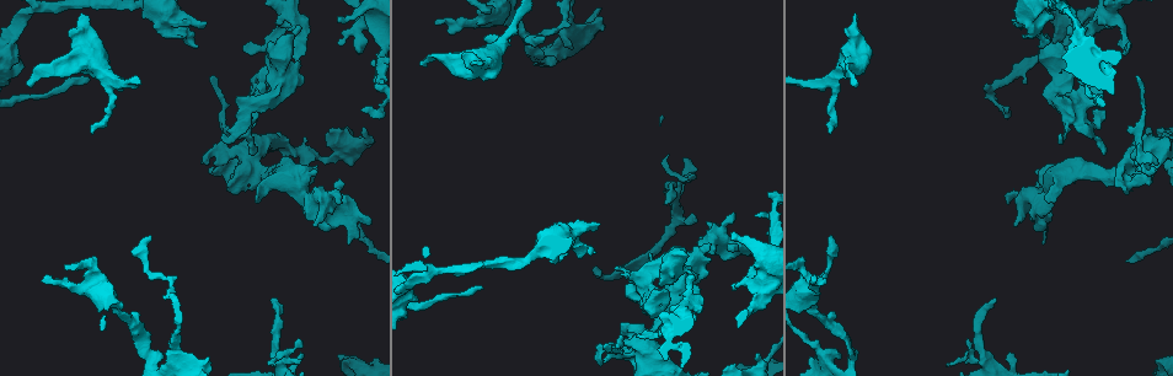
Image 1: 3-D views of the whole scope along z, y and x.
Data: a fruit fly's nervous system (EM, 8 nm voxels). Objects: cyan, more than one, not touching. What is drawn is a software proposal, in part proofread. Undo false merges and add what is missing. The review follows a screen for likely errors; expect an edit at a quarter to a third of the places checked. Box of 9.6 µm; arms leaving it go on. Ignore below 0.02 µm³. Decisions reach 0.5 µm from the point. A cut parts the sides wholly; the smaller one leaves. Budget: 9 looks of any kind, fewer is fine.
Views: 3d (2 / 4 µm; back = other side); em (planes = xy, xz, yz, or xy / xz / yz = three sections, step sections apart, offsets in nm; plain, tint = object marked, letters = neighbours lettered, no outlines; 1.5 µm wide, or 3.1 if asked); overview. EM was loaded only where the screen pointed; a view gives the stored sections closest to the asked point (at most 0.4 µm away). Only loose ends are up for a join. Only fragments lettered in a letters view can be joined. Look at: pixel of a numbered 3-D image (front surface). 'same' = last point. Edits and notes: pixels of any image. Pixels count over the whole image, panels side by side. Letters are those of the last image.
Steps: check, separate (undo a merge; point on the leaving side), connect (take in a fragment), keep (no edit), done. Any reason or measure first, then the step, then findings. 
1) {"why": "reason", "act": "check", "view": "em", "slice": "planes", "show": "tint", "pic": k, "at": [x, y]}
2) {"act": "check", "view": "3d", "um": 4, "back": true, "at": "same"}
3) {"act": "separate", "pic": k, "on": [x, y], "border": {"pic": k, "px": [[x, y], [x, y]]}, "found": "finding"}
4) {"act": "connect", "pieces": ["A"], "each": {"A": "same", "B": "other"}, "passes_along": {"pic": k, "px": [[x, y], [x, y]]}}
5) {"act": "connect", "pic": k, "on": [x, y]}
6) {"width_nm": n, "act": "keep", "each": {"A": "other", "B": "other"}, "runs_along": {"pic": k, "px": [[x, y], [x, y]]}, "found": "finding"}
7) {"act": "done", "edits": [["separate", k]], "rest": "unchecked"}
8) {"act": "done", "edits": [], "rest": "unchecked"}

{"why": "an open end", "act": "check", "view": "em", "slice": "xz", "step": 4, "show": "tint", "pic": 1, "at": [1061, 141]}

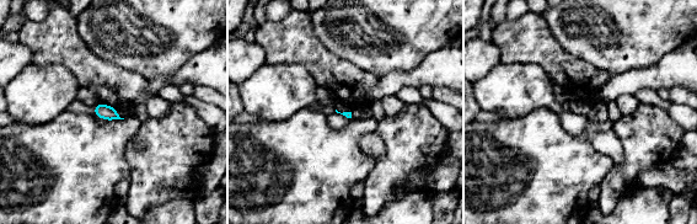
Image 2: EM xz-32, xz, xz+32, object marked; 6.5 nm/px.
{"act": "check", "view": "em", "slice": "planes", "show": "letters", "at": "same"}

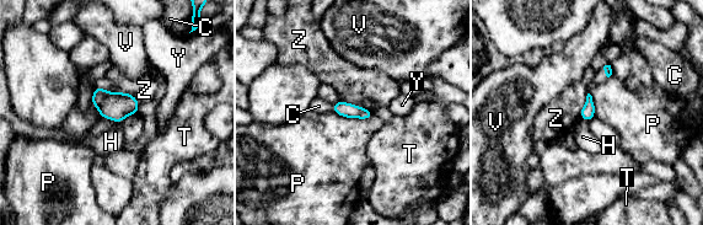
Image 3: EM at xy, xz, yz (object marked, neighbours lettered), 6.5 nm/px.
{"act": "keep", "each": {"C": "other", "H": "other", "P": "other", "T": "other", "V": "other", "Y": "other", "Z": "other"}, "found": "none of them fits"}

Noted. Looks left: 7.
{"why": "branch stops here", "act": "check", "view": "3d", "um": 2, "pic": 1, "at": [678, 309]}

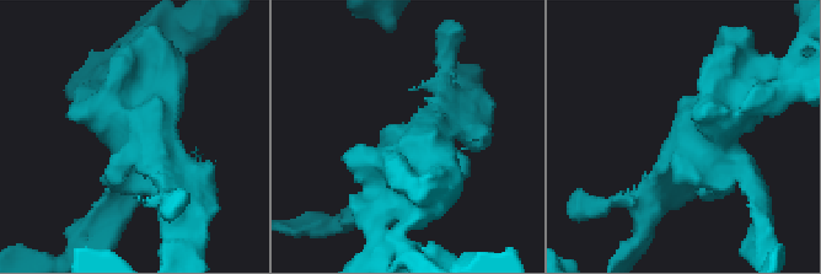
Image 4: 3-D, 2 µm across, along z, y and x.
{"why": "shape alone is not enough", "act": "check", "view": "em", "slice": "planes", "show": "letters", "pic": 4, "at": [411, 129]}

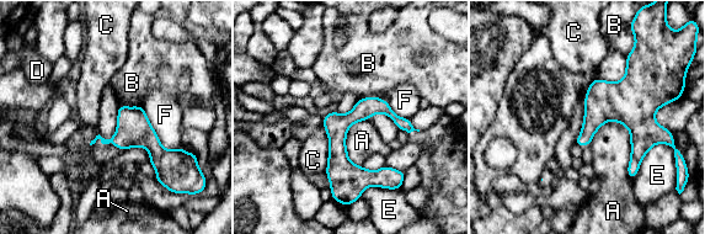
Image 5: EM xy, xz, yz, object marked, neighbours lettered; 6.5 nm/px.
{"width_nm": 160, "act": "keep", "each": {"A": "other", "B": "other", "C": "other", "D": "other", "E": "other", "F": "other"}, "border": {"pic": 5, "px": [[322, 122], [329, 141], [326, 174]]}, "found": "none of them fits"}

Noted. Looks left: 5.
{"why": "branch stops here", "act": "check", "view": "em", "slice": "xy", "step": 8, "show": "letters", "pic": 1, "at": [80, 15]}

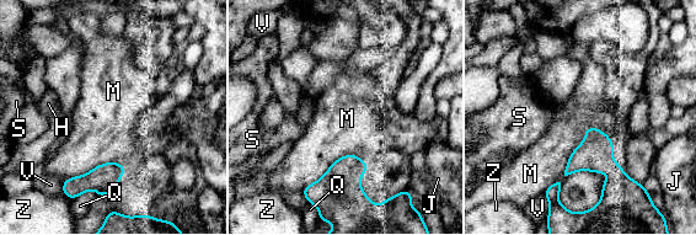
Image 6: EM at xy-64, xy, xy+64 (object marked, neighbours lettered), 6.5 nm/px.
{"why": "cut it another way", "act": "check", "view": "em", "slice": "planes", "show": "letters", "at": "same"}

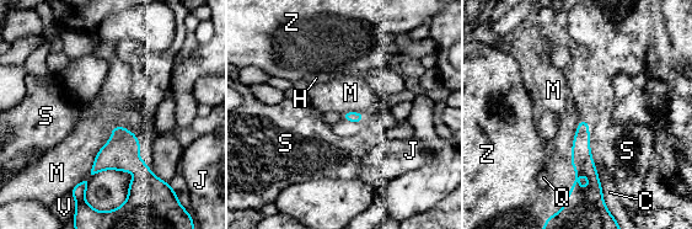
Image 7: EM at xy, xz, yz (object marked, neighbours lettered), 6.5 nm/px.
{"act": "keep", "each": {"C": "other", "H": "other", "J": "other", "M": "other", "Q": "other", "S": "other", "V": "other", "Z": "other"}, "border": {"pic": 7, "px": [[137, 134], [114, 126], [69, 192]]}, "found": "none of them fits"}

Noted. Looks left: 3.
{"act": "done", "edits": [], "rest": "unchecked"}

